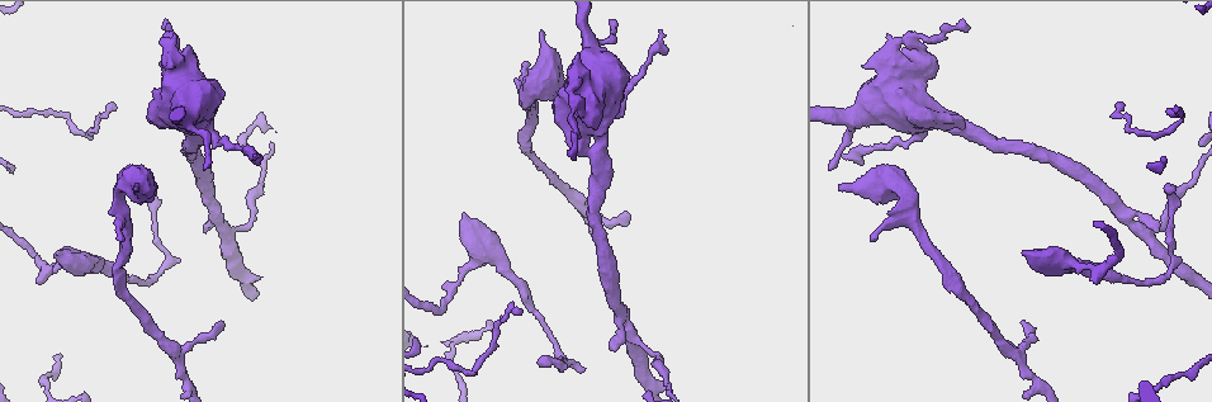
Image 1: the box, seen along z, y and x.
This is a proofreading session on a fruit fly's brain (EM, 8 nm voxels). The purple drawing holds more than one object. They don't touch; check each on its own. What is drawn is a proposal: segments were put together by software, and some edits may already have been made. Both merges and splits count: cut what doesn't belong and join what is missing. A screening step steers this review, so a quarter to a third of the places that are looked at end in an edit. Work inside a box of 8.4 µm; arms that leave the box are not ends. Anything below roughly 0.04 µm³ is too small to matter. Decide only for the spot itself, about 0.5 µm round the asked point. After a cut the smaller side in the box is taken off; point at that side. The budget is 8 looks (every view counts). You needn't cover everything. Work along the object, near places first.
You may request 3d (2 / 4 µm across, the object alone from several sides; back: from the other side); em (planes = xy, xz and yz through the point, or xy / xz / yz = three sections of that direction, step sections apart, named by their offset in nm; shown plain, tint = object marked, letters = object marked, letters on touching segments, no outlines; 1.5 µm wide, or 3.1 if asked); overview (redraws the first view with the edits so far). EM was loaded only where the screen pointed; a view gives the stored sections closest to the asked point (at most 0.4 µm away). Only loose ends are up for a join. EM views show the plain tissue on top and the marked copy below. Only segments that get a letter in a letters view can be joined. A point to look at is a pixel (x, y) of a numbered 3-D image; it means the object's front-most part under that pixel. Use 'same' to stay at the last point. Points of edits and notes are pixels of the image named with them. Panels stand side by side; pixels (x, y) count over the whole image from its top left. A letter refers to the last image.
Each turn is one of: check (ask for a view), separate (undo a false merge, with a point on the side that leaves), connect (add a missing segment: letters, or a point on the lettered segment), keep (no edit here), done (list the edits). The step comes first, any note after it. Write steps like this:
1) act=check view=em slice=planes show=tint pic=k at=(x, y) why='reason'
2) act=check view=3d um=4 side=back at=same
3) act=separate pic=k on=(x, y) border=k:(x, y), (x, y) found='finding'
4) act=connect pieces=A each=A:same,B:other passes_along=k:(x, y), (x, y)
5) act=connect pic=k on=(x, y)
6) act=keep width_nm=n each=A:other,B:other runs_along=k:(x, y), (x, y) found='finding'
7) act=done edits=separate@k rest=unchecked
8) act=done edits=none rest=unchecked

act=check view=3d um=4 pic=1 at=(205, 233) why='branch stops here'

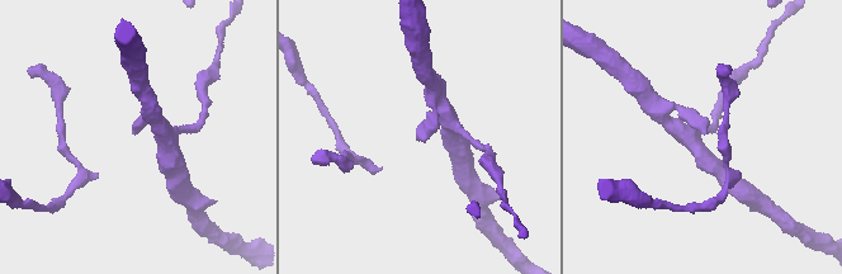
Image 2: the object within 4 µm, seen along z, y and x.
act=check view=em slice=planes show=tint pic=2 at=(419, 141)

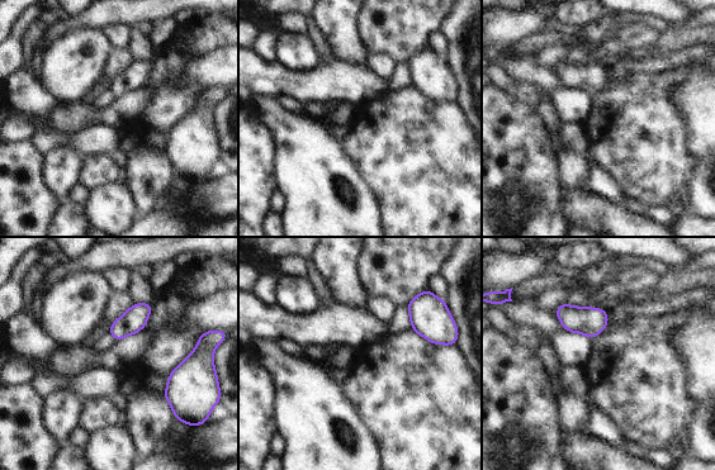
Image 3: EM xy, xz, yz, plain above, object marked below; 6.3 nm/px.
act=check view=em slice=planes show=letters at=same why='see the neighbours'

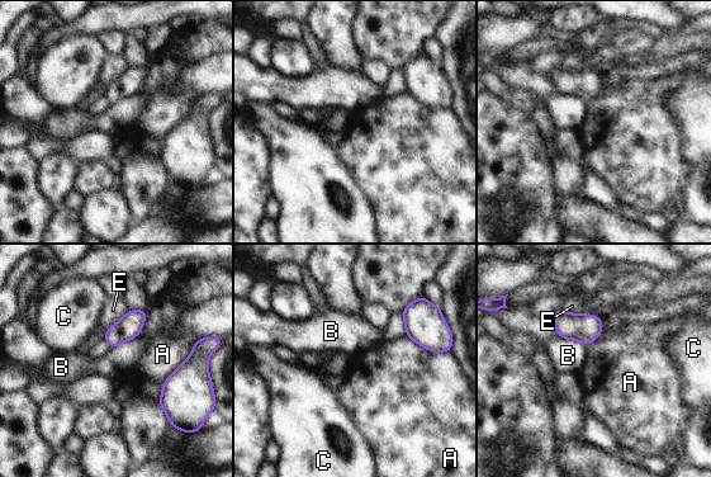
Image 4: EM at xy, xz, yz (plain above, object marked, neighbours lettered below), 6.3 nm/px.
act=keep each=A:other,B:other,C:other,E:other border=4:(197, 339), (192, 353), (161, 385) found='none of them fits'

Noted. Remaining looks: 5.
act=check view=em slice=planes show=letters pic=1 at=(841, 189) why='an open end'

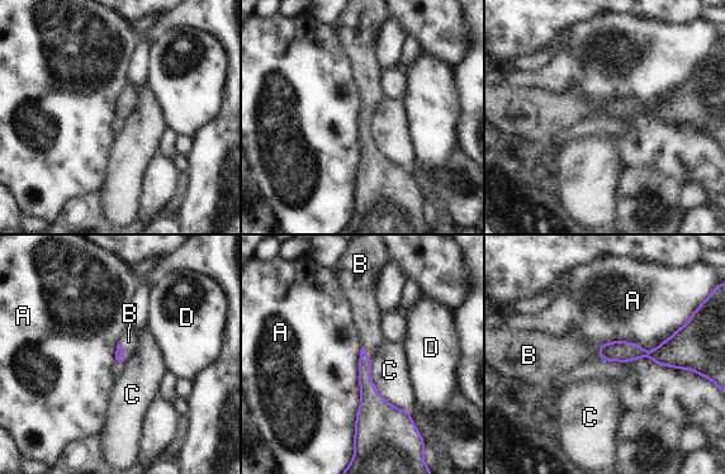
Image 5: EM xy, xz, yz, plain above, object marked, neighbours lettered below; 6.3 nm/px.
act=connect pieces=B each=A:other,B:same,C:other,D:other found='it goes on there'

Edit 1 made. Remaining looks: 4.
act=check view=em slice=xz step=8 show=tint pic=1 at=(578, 54)

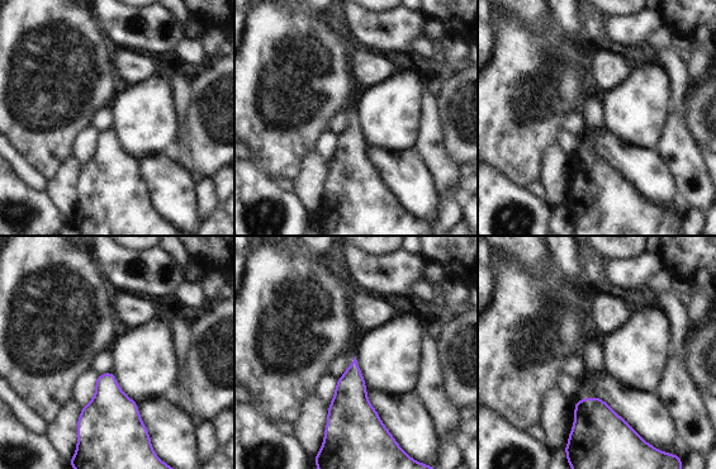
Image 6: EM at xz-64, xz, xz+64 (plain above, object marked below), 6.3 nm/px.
act=check view=em slice=xz step=8 show=letters at=same

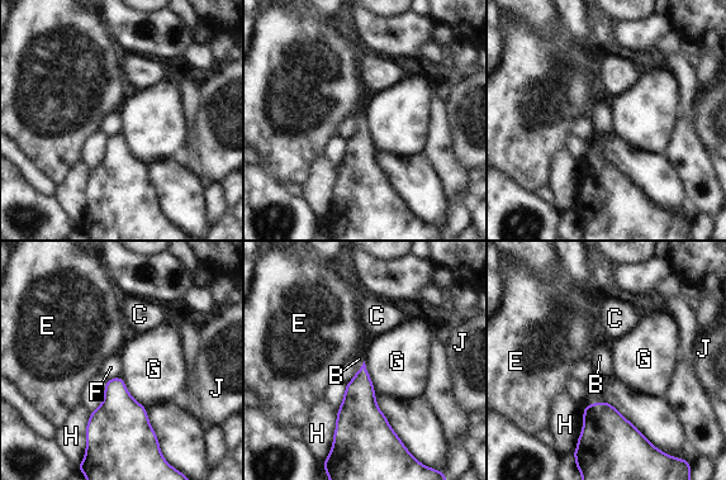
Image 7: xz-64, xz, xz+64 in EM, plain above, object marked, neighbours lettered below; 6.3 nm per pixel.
act=connect pieces=B each=B:same,C:other,E:other,F:other,G:other,H:other,J:other passes_along=7:(359, 404), (362, 365), (359, 359) found='it goes on there'

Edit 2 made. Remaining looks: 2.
act=done edits=connect@5,connect@7 rest=unchecked

